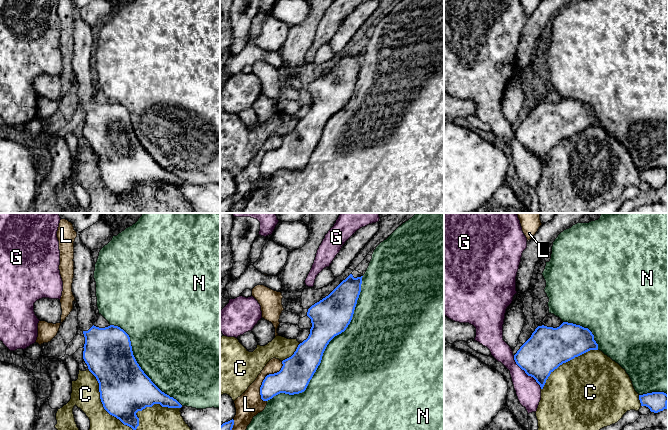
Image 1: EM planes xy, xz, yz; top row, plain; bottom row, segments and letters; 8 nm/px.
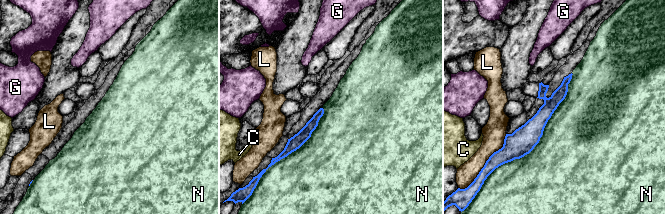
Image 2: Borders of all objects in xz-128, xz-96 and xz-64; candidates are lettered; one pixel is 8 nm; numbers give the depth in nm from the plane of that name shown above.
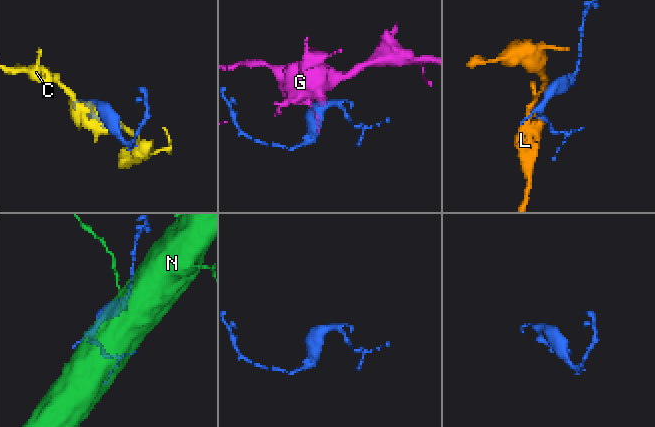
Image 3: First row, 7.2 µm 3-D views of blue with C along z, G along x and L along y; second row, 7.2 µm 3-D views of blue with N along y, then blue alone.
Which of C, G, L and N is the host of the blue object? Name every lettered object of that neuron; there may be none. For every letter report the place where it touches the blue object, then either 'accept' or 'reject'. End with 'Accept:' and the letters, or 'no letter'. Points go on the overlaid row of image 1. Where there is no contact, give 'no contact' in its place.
C: contact xy (102, 403); reject
G: contact yz (526, 373); reject
L: contact xz (260, 389); reject
N: contact xz (324, 350); reject
Accept: no letter

